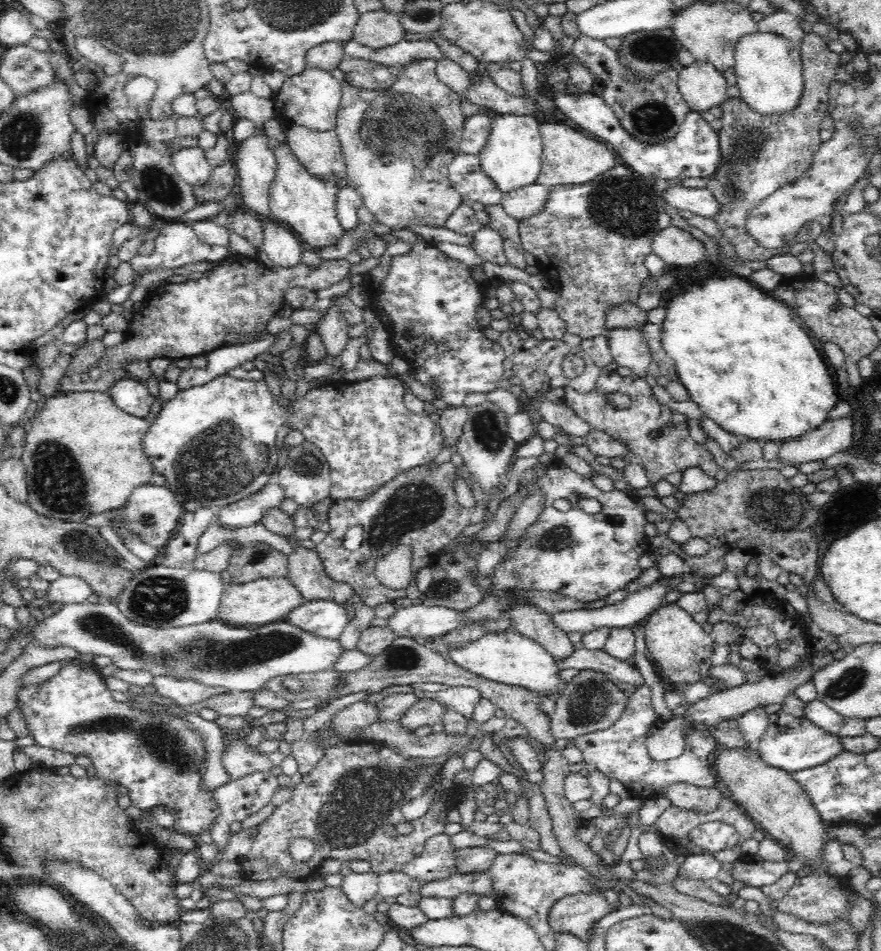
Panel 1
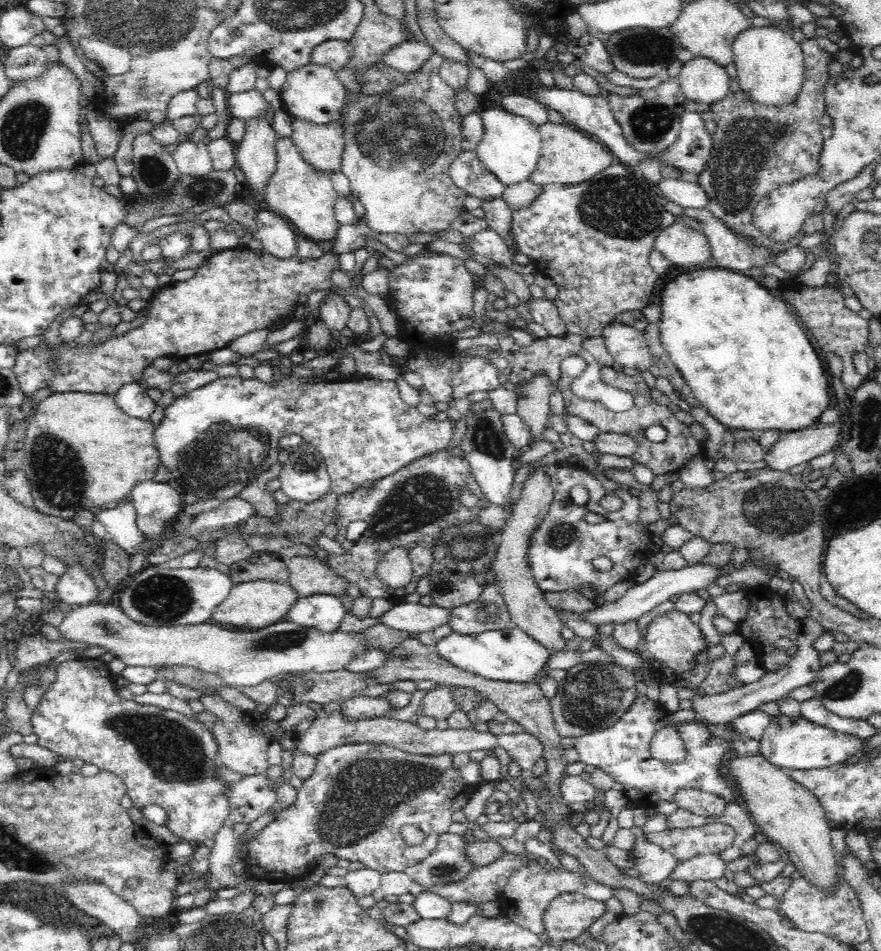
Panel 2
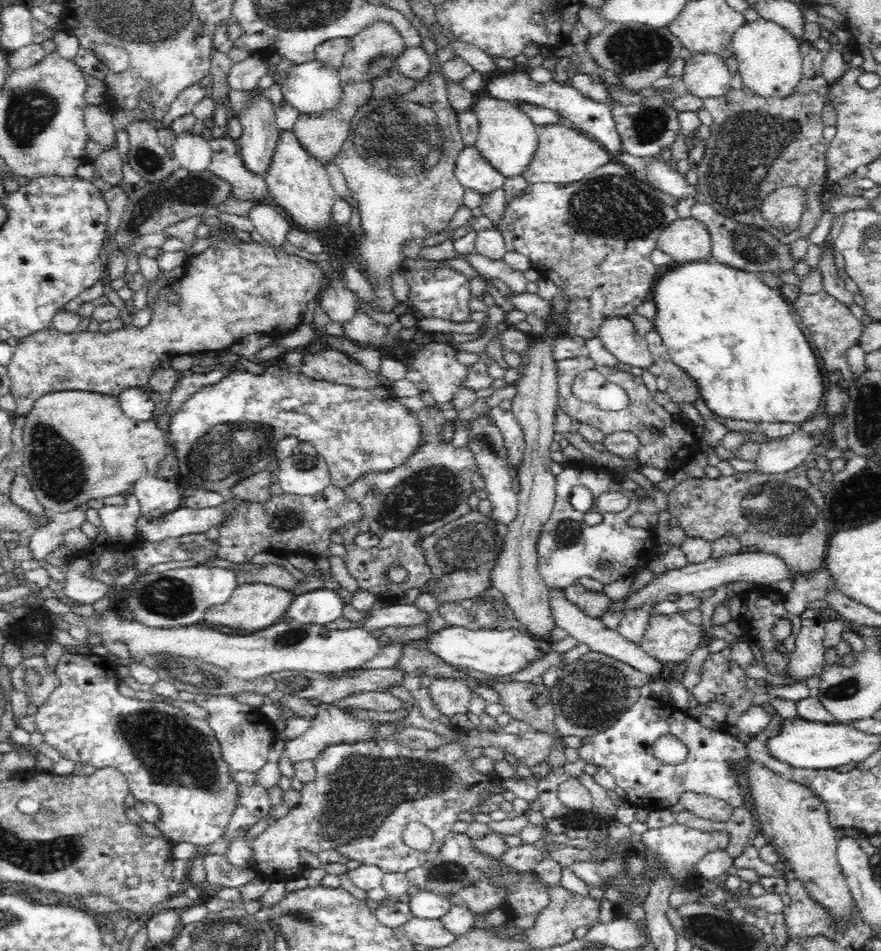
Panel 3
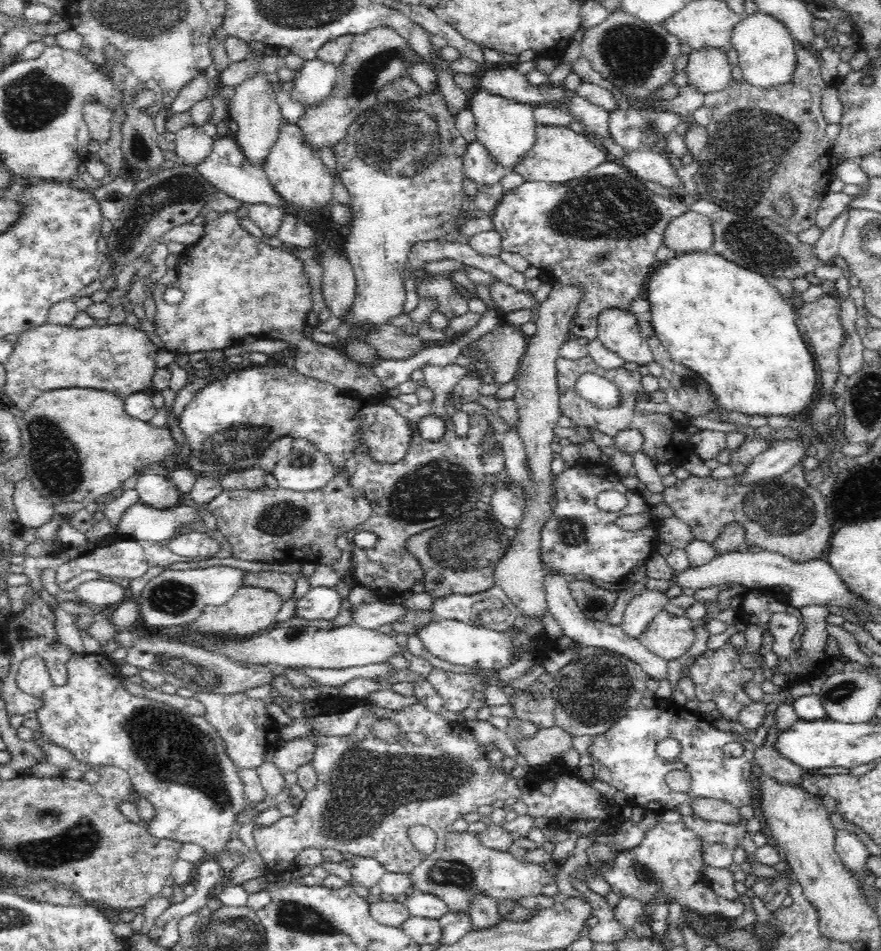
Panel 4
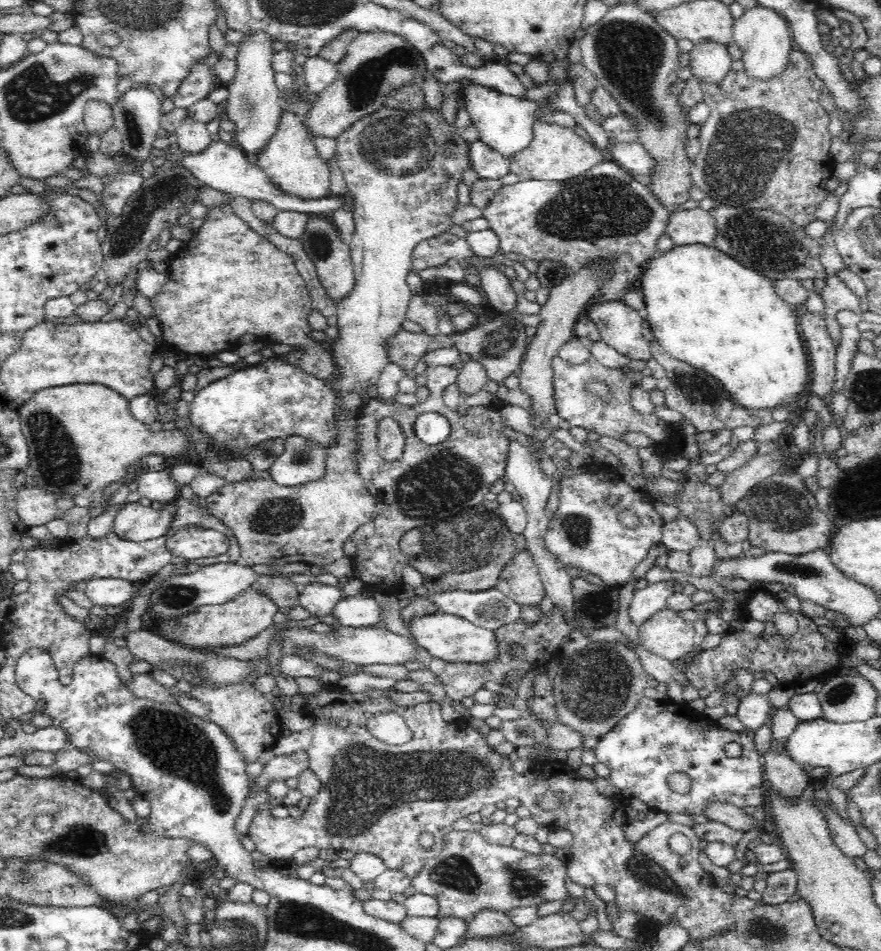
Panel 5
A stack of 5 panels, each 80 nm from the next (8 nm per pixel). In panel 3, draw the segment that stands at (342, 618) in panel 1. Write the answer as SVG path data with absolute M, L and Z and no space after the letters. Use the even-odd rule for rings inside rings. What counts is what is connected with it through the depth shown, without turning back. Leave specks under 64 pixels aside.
M319 588L301 595L290 603L287 616L307 625L325 625L342 617L344 602L337 591Z

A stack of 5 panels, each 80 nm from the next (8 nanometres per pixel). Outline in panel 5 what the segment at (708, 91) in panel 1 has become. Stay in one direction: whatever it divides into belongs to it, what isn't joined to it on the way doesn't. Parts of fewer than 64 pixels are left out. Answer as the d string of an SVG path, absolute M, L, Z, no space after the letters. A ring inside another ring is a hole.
M702 41L702 44L695 45L689 54L689 67L700 82L704 79L708 83L719 84L731 69L731 55L727 46L719 45L719 42Z

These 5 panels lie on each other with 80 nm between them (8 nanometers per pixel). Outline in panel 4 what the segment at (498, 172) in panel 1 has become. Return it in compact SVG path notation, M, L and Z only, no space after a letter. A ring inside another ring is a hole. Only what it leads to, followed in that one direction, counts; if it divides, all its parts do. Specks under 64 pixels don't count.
M482 87L470 92L468 108L473 112L477 126L477 141L486 147L490 157L506 172L514 171L513 168L523 160L525 154L534 146L536 140L537 122L534 116L535 104L526 104L494 95Z

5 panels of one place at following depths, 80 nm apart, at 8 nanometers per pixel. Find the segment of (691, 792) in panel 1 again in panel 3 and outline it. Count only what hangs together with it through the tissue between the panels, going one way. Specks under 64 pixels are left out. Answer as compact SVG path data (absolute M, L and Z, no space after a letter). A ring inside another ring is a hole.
M686 792L680 798L680 804L695 816L718 822L728 820L733 810L724 800L690 792Z

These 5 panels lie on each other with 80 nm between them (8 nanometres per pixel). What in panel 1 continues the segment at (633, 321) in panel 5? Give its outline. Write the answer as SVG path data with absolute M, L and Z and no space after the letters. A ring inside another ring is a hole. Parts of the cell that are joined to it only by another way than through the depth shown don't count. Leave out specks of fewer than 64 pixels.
M622 328L606 333L614 362L624 368L630 368L632 375L645 378L652 353L641 331Z

